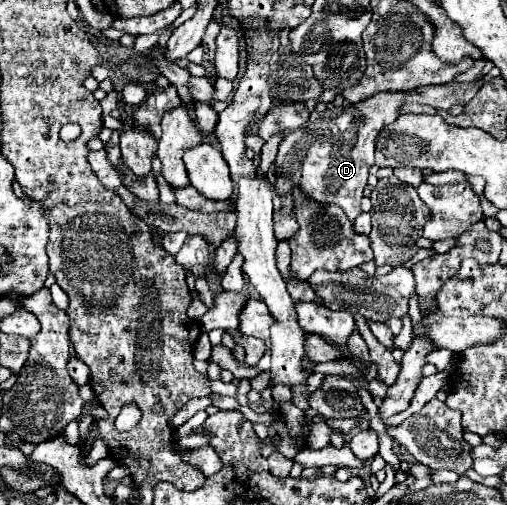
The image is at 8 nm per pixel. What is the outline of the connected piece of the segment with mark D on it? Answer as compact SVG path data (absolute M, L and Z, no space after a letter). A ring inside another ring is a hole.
M381 91L357 105L349 107L329 107L325 111L313 111L307 125L297 129L295 133L287 135L281 141L279 153L275 159L275 187L281 195L283 207L279 215L275 215L275 237L277 241L289 239L295 229L299 229L297 221L285 221L285 215L293 215L293 205L289 201L291 185L303 185L307 197L317 199L323 205L337 203L343 207L347 217L355 221L361 213L361 197L367 185L369 167L375 165L373 151L375 151L375 137L383 129L399 117L401 107L405 105L405 97L409 91Z

